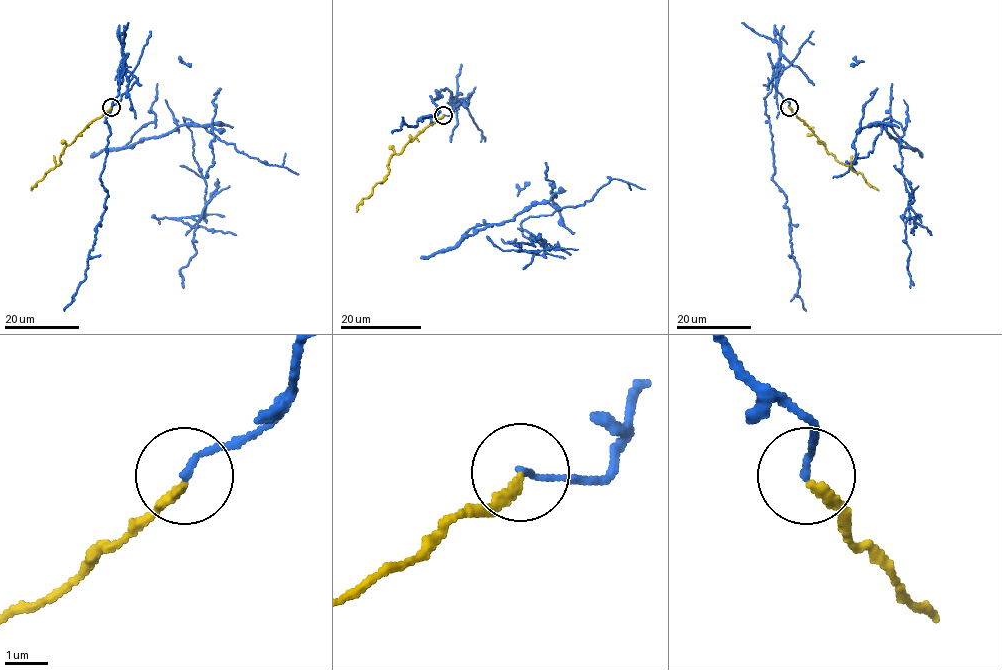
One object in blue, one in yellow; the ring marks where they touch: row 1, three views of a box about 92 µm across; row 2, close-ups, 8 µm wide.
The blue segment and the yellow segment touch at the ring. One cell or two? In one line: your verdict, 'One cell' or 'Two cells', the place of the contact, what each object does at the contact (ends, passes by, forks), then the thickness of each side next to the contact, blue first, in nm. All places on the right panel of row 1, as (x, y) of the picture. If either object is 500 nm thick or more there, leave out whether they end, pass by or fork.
Two cells. Place: (789, 107). At the ring blue ends. At the ring yellow ends. Thickness 150 nm (blue) against 220 nm

